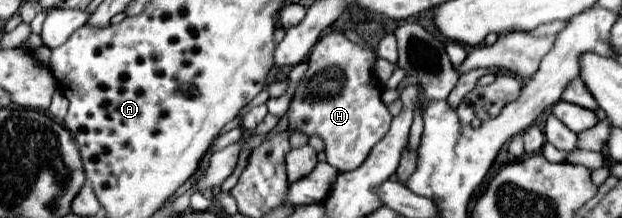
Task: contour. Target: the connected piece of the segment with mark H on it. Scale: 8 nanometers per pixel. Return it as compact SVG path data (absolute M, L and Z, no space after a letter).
M331 31L313 47L309 69L289 105L289 131L321 137L327 163L339 171L357 169L391 125L391 113L381 101L381 89L373 85L373 63L375 53L371 49L351 43L341 31Z

